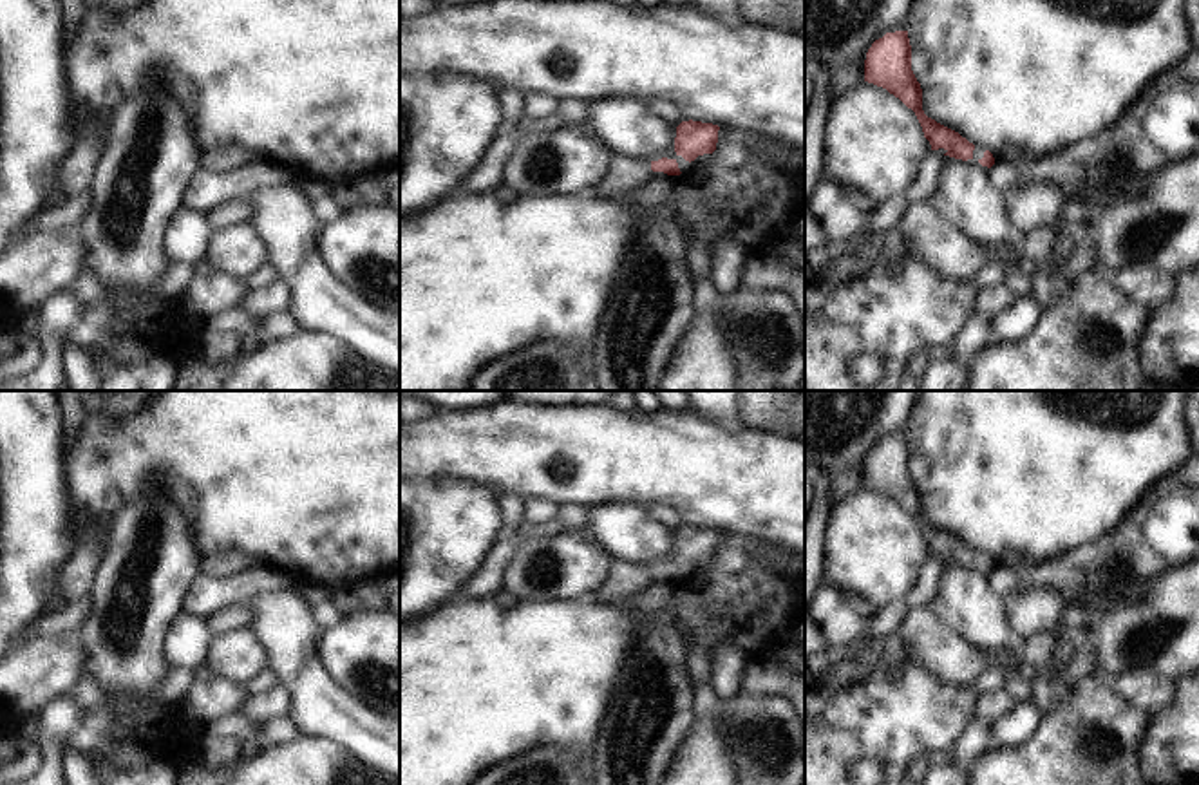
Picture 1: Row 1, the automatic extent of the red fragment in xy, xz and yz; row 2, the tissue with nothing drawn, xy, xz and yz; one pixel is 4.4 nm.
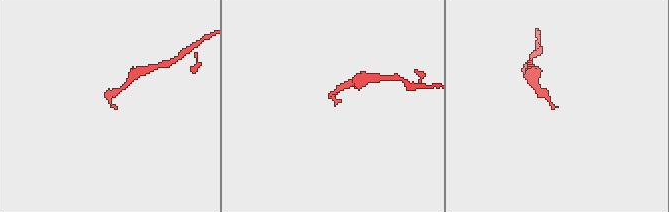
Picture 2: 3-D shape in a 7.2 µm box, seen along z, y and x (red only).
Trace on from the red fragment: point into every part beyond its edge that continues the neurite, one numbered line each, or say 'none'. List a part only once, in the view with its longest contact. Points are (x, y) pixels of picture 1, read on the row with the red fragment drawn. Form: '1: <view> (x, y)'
1: xz (626, 174)

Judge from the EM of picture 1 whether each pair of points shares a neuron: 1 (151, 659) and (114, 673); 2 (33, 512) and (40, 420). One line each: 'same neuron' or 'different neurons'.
1: same neuron
2: same neuron

